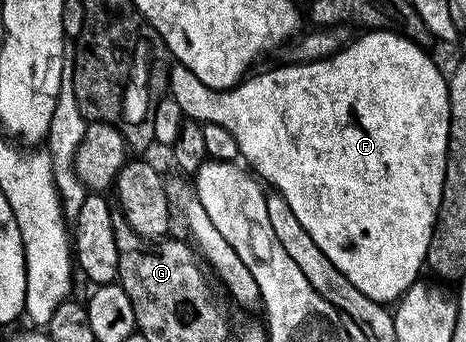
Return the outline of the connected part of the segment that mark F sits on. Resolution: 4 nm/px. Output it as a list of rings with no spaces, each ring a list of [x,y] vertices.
[[[375,29],[358,36],[338,52],[333,53],[331,57],[323,57],[321,61],[282,63],[279,69],[266,69],[255,77],[247,76],[231,90],[208,87],[200,83],[200,79],[196,79],[196,75],[192,75],[188,67],[174,63],[168,69],[168,95],[180,107],[183,118],[202,125],[219,125],[234,136],[241,160],[267,186],[270,184],[271,190],[277,191],[284,199],[288,199],[288,207],[292,207],[296,219],[300,219],[300,227],[304,227],[304,231],[312,235],[316,247],[320,247],[320,251],[324,251],[324,255],[328,255],[328,259],[332,259],[332,263],[340,267],[340,271],[348,279],[348,283],[356,287],[356,291],[364,291],[368,299],[394,303],[405,295],[415,281],[419,280],[421,273],[418,272],[421,269],[423,271],[426,265],[429,241],[432,239],[434,224],[437,222],[445,179],[446,149],[449,147],[449,87],[447,78],[438,70],[437,63],[426,54],[427,50],[417,45],[415,41],[410,41],[392,29]]]

